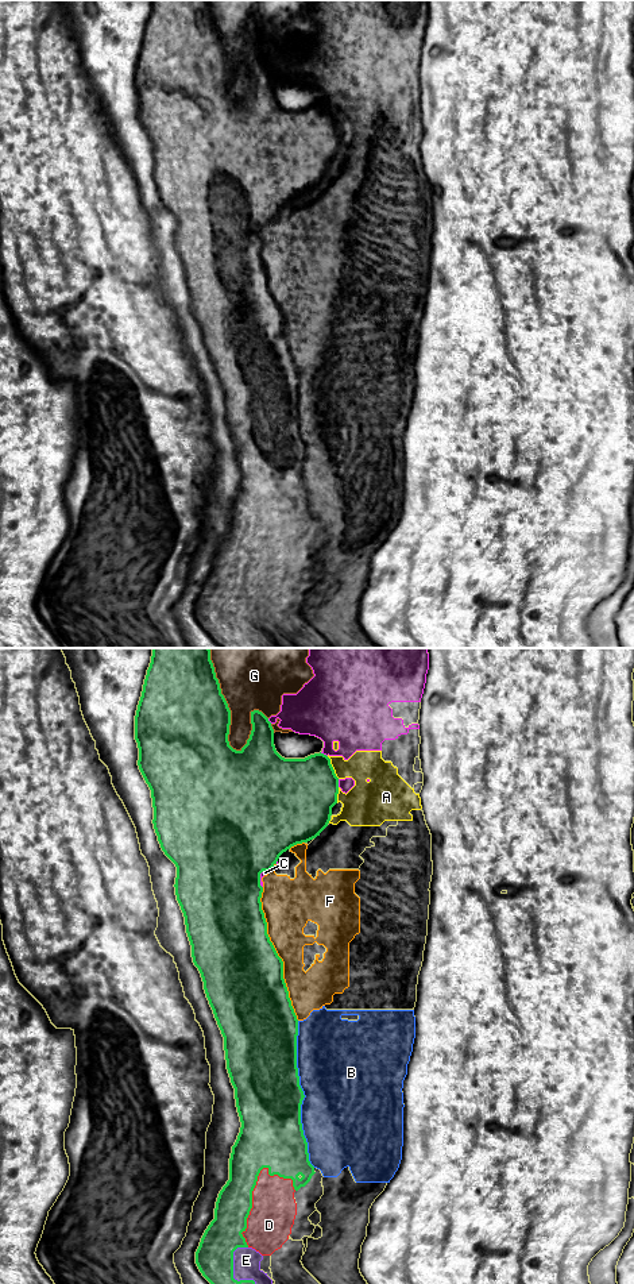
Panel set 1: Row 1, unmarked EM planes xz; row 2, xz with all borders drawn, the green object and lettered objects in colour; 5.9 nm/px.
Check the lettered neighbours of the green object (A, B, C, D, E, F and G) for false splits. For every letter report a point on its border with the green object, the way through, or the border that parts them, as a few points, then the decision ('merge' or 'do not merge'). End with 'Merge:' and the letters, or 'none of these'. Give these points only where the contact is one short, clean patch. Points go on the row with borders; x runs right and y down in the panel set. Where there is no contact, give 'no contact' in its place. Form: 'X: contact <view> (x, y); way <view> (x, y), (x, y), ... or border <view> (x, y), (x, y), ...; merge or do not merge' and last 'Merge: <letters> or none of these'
A: contact xz (332, 767); border xz (327, 756), (333, 772), (339, 778); do not merge
B: contact xz (302, 1094); do not merge
C: contact xz (337, 783); do not merge
D: contact xz (251, 1206); merge
E: contact xz (232, 1273); merge
F: contact xz (277, 953); do not merge
G: contact xz (225, 702); do not merge
Merge: D, E

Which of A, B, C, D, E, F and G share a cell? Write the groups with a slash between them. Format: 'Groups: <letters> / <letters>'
Groups: A B C F / D E / G

